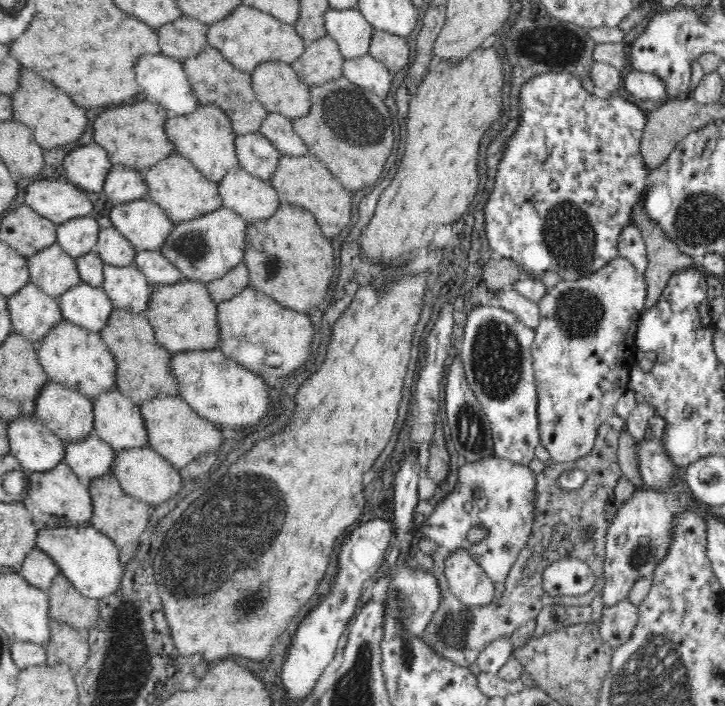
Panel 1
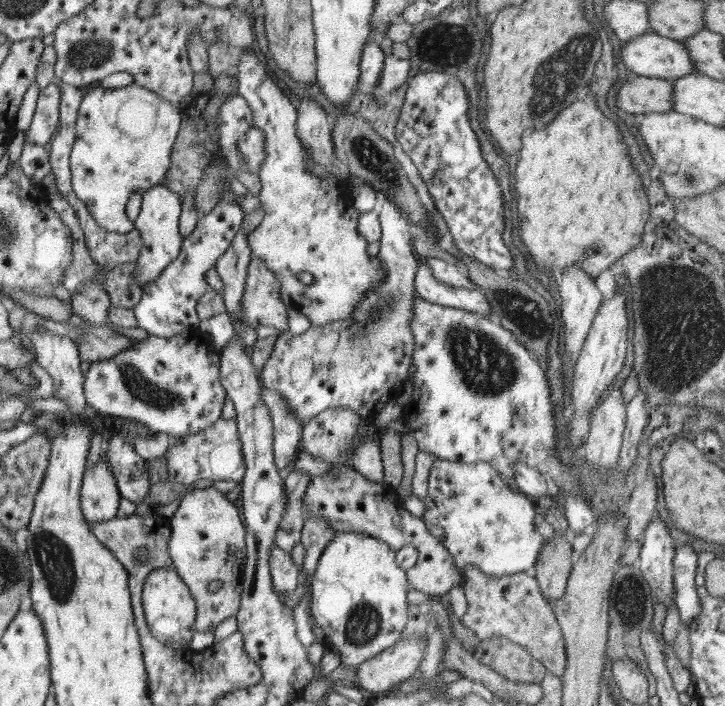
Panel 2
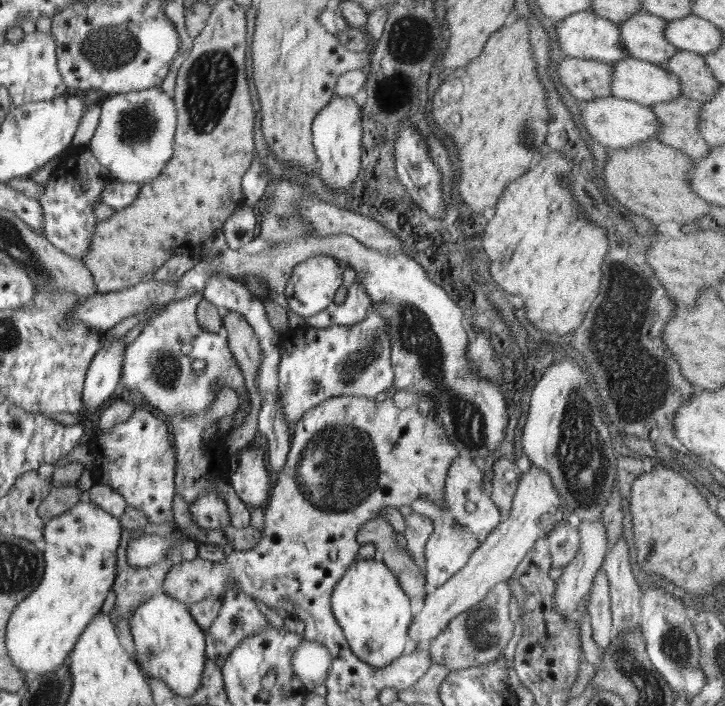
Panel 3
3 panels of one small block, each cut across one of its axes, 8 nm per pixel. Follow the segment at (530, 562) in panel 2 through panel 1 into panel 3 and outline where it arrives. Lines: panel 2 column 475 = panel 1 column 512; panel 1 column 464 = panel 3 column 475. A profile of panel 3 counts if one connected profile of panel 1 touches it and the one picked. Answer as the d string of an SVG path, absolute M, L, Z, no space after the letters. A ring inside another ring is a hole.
M467 456L455 458L444 481L443 500L445 509L441 509L430 499L416 499L411 508L414 513L426 515L433 520L434 528L425 544L426 557L425 580L431 588L444 585L471 560L472 554L483 544L500 525L500 512L484 488L484 472ZM460 524L460 529L452 526Z

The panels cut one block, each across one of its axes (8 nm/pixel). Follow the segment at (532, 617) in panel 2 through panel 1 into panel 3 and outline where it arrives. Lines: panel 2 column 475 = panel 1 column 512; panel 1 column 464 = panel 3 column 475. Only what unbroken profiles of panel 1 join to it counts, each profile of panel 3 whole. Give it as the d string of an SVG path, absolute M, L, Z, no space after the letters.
M499 582L491 588L484 600L453 618L439 636L428 644L433 663L453 671L455 668L477 667L497 660L514 632L510 619L510 593L508 583Z

